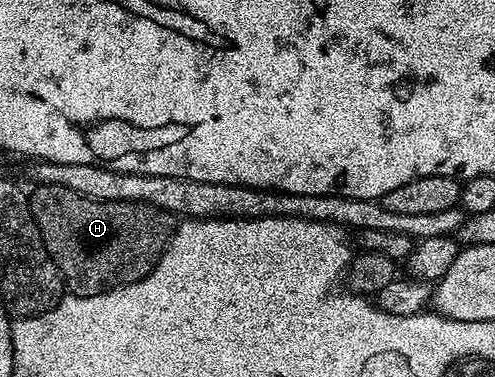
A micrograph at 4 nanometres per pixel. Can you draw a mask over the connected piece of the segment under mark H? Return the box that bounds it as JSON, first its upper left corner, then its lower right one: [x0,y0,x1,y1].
[30,183,173,295]

